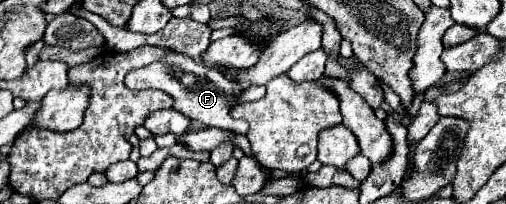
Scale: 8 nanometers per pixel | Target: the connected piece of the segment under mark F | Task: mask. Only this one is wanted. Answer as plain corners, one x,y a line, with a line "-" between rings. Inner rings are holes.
171,50
171,54
167,54
161,62
131,70
125,76
125,84
131,90
147,90
147,88
157,88
163,90
167,94
171,94
175,98
173,108
183,112
185,116
205,124
205,126
215,126
221,130
231,130
237,134
246,135
249,130
249,124
243,120
235,120
231,118
229,110
239,104
239,94
241,90
235,90
235,82
231,82
229,76
217,72
217,70
209,70
203,68
201,64
197,64
193,58
179,54
175,50

